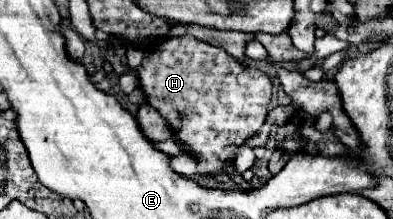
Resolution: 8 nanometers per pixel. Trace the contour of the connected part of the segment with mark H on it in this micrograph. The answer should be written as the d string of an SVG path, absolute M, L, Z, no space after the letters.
M193 35L163 39L163 43L147 51L137 73L147 101L167 119L167 123L175 131L175 137L181 143L189 145L189 153L193 153L199 159L199 173L203 175L219 173L223 163L235 157L235 153L229 147L243 145L247 137L261 129L273 95L273 83L267 73L239 63L229 53L205 41L199 41Z

